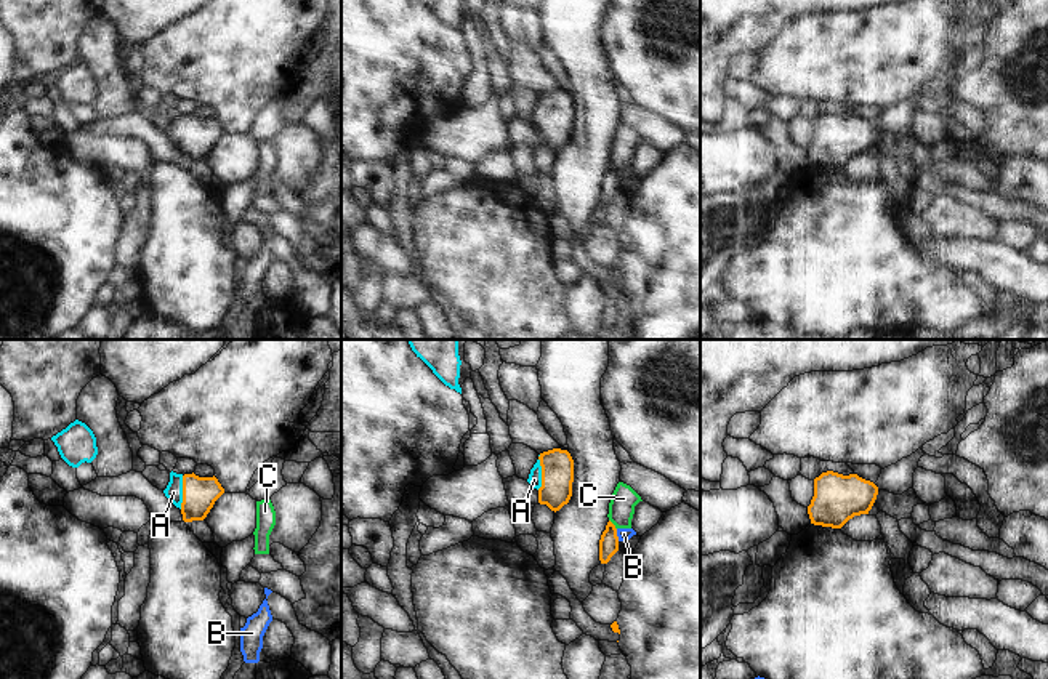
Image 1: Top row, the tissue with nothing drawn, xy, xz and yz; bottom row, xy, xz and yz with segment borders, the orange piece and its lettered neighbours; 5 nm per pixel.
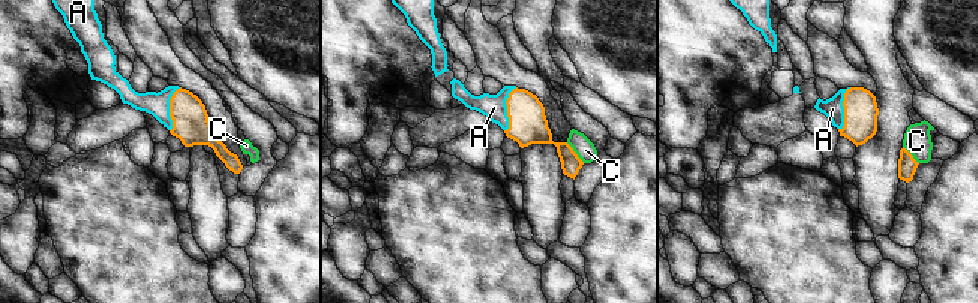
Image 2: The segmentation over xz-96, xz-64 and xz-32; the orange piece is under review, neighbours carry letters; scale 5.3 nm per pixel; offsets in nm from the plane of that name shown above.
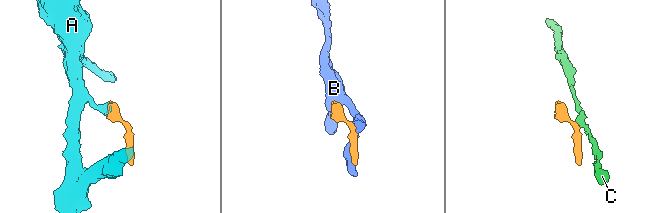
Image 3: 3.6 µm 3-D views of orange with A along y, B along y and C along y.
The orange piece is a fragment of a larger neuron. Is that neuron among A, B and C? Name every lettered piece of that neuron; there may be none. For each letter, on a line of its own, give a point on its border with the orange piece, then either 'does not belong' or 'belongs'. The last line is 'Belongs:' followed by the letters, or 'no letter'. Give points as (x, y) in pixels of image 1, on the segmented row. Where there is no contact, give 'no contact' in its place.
A: meets orange in xy at (183, 492); belongs
B: meets orange in xz at (616, 535); does not belong
C: meets orange in xz at (612, 524); does not belong
Belongs: A

